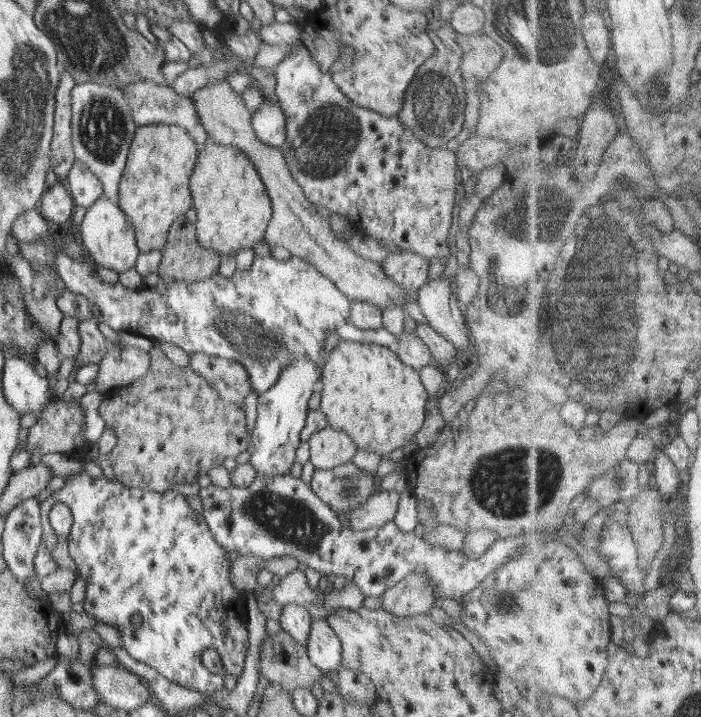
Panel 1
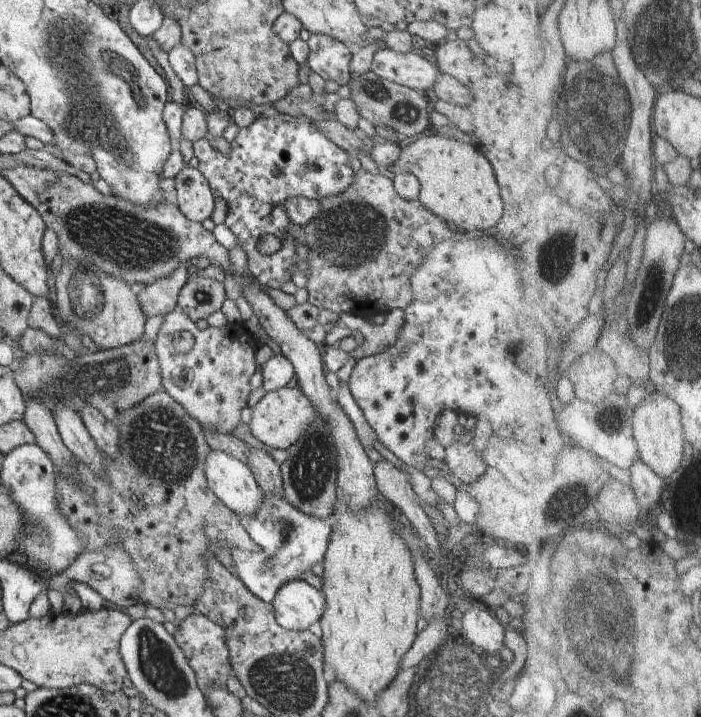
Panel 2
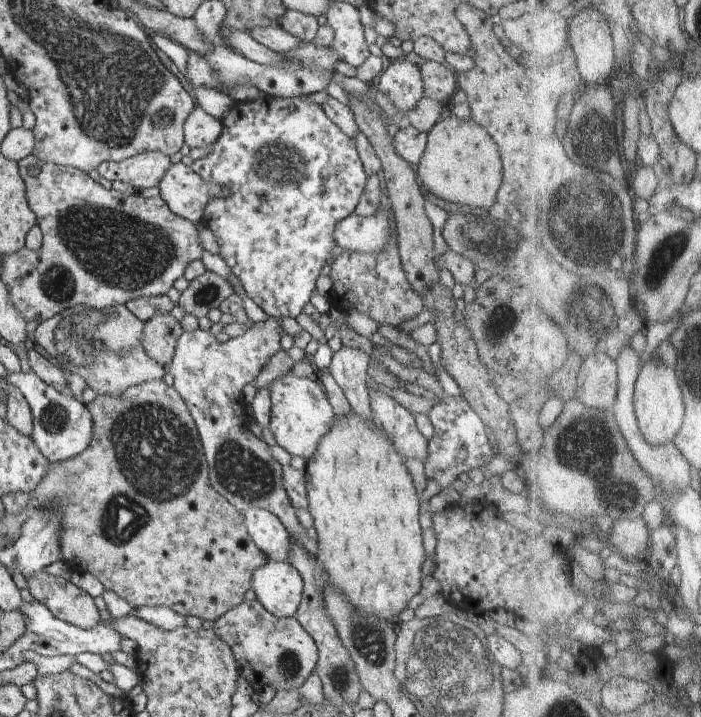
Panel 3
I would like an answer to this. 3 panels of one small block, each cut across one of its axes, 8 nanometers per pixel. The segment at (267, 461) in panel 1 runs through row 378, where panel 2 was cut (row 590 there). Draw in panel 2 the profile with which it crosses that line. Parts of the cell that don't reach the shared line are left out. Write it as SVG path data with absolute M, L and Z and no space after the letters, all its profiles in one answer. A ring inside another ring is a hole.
M302 579L282 584L271 604L276 622L290 631L309 629L326 612L324 594Z

